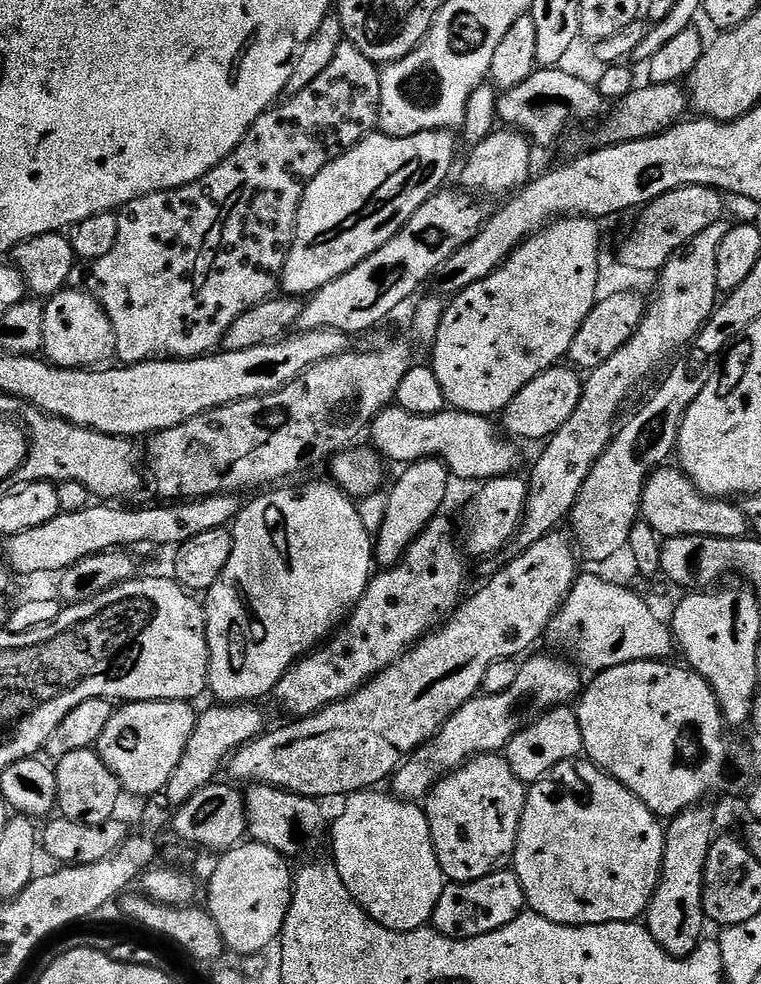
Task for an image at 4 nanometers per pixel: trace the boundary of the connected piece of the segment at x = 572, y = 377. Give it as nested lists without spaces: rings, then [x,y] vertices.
[[[571,366],[548,368],[542,374],[538,374],[530,382],[526,382],[526,386],[518,390],[518,394],[514,394],[514,398],[504,409],[502,419],[506,432],[508,427],[507,435],[517,441],[547,441],[568,421],[570,414],[578,410],[578,398],[582,398],[583,389],[584,380],[581,373]]]

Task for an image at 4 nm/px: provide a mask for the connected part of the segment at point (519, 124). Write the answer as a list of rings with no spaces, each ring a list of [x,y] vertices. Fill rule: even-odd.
[[[560,66],[538,68],[518,86],[503,91],[496,101],[497,119],[507,127],[523,132],[539,147],[558,141],[572,121],[599,119],[604,112],[603,106],[606,106],[604,97],[590,80],[564,69]]]

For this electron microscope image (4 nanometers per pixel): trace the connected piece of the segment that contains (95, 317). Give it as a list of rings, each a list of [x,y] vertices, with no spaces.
[[[65,287],[64,291],[47,297],[44,304],[46,322],[42,322],[43,355],[49,364],[57,364],[59,368],[95,369],[115,357],[114,326],[106,314],[106,310],[95,300],[91,292],[87,290],[79,292],[78,289],[72,287]]]

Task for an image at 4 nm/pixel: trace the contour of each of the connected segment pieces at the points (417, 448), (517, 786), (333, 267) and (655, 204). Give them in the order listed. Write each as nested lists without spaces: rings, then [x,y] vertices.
[[[389,406],[372,419],[370,442],[381,457],[389,461],[397,460],[400,466],[425,458],[438,458],[447,466],[451,475],[483,482],[513,473],[520,460],[520,452],[515,448],[517,445],[505,438],[501,429],[496,429],[492,423],[487,416],[475,416],[469,412],[445,410],[433,416],[423,416],[410,414],[399,406]]]
[[[481,754],[467,760],[461,768],[443,776],[426,797],[423,809],[428,815],[430,834],[438,862],[449,881],[465,884],[478,878],[486,878],[492,872],[501,871],[516,853],[516,835],[528,797],[526,785],[514,774],[507,759],[500,754]]]
[[[448,130],[423,132],[422,134],[414,134],[413,136],[386,136],[383,134],[365,136],[349,152],[343,152],[340,156],[335,157],[315,178],[307,181],[304,184],[304,196],[300,200],[294,242],[290,246],[290,254],[284,267],[284,275],[282,277],[283,291],[287,295],[297,298],[309,296],[313,292],[318,291],[322,286],[328,285],[334,278],[338,278],[342,274],[354,270],[354,266],[358,266],[358,262],[370,258],[370,254],[374,254],[374,250],[386,246],[386,242],[390,242],[390,238],[394,238],[394,234],[398,234],[398,230],[402,230],[402,226],[406,226],[406,222],[410,222],[414,210],[418,210],[418,206],[422,206],[422,202],[426,202],[433,194],[441,191],[447,185],[444,183],[447,182],[448,175],[452,172],[452,163],[456,160],[456,140],[452,136],[455,135]]]
[[[688,184],[685,188],[675,188],[662,194],[657,200],[645,204],[632,233],[620,244],[620,260],[632,272],[659,273],[664,263],[671,258],[679,248],[685,248],[688,243],[706,226],[714,226],[724,215],[724,200],[717,189]]]

